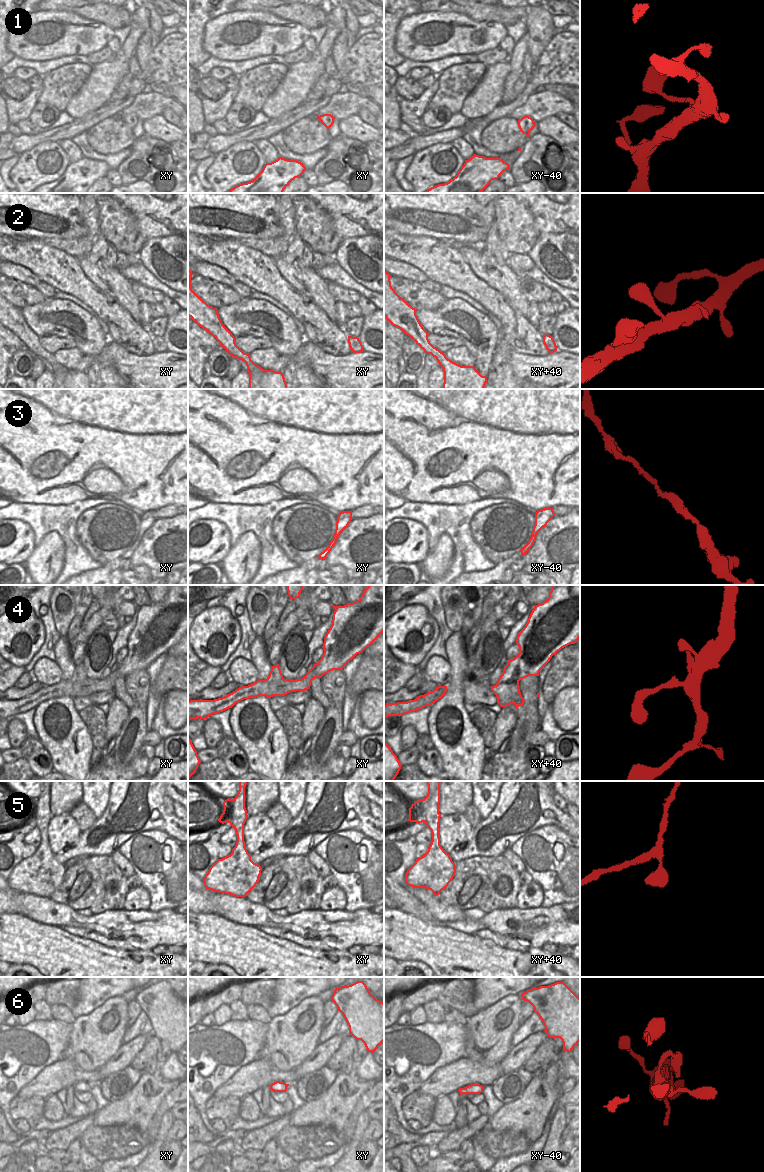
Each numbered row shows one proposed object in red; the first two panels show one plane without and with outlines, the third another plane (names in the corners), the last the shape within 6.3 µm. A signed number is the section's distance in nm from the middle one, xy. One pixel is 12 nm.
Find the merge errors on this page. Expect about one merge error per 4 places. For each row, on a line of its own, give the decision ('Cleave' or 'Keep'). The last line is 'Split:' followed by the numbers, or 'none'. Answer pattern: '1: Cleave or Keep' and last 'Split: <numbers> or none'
1: Keep
2: Keep
3: Keep
4: Keep
5: Keep
6: Keep
Split: none.

